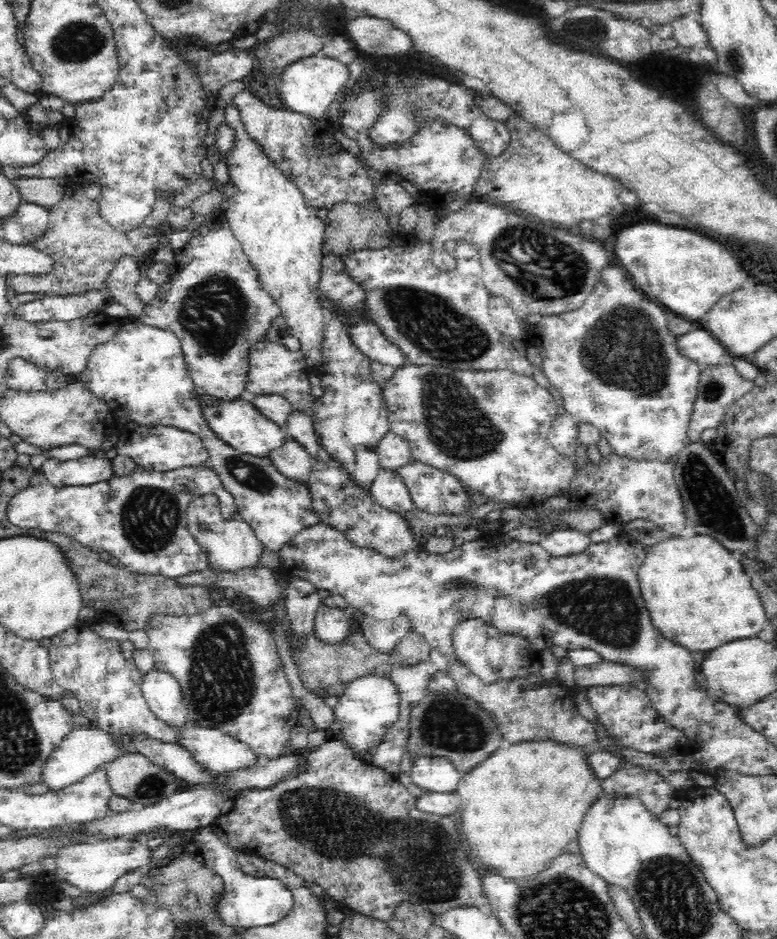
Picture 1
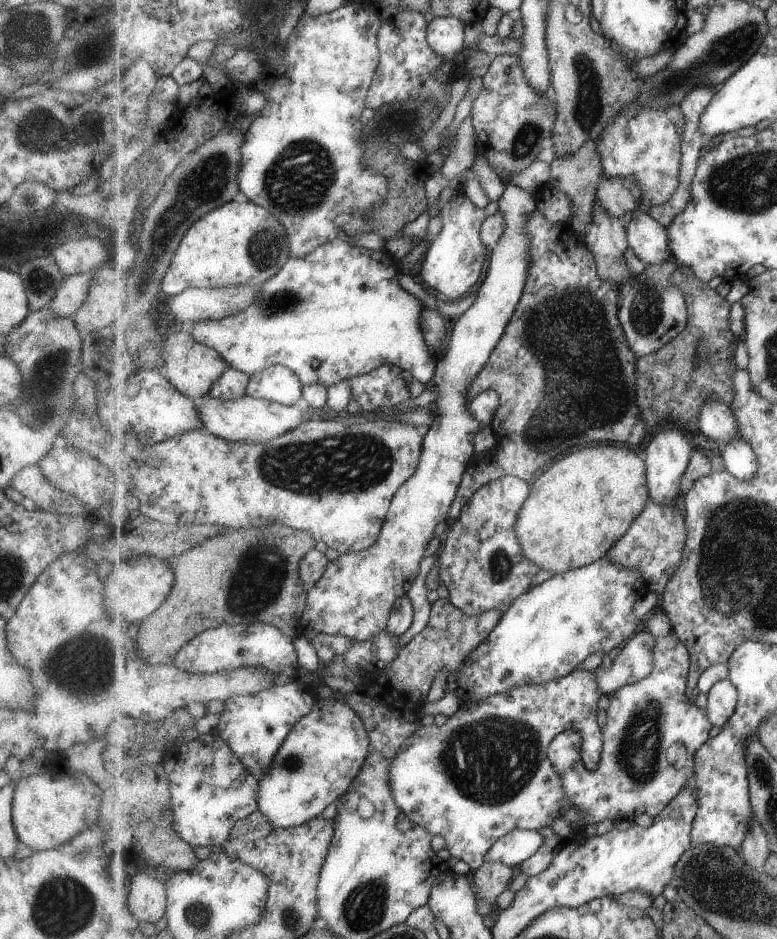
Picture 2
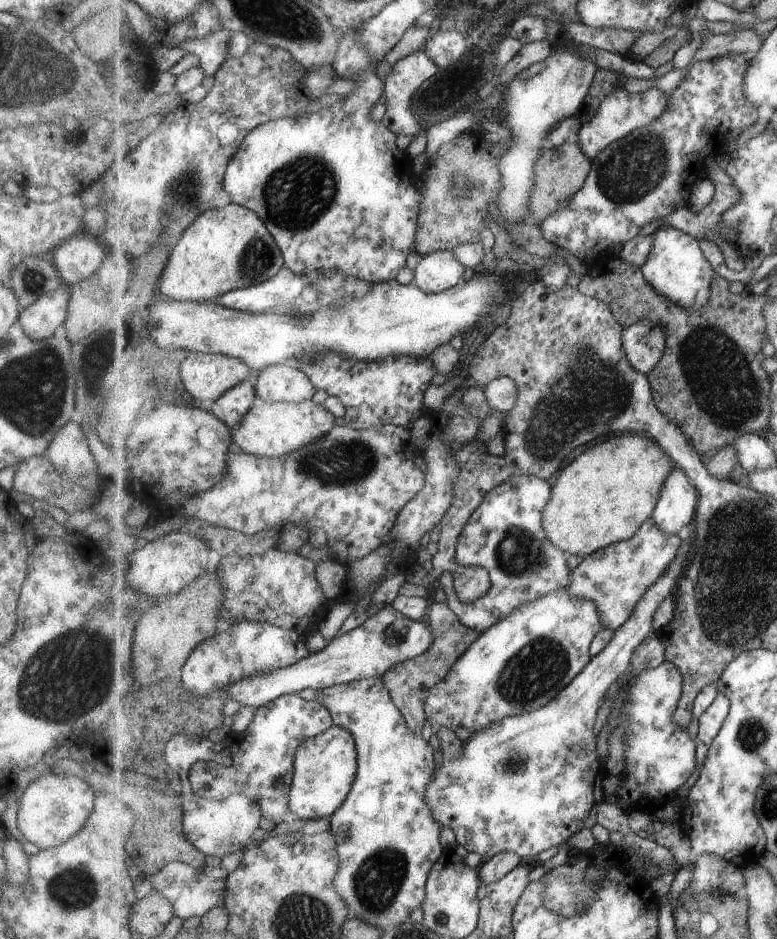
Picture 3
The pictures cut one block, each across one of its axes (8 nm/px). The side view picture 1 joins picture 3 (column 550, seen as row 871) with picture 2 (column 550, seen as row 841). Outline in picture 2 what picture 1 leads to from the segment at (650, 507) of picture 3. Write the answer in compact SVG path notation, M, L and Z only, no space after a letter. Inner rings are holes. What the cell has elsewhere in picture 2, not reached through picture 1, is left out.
M589 446L559 457L556 463L540 474L532 484L531 496L523 504L518 523L515 524L527 558L543 570L559 575L589 566L605 557L652 500L647 485L647 461L636 451L627 446Z

